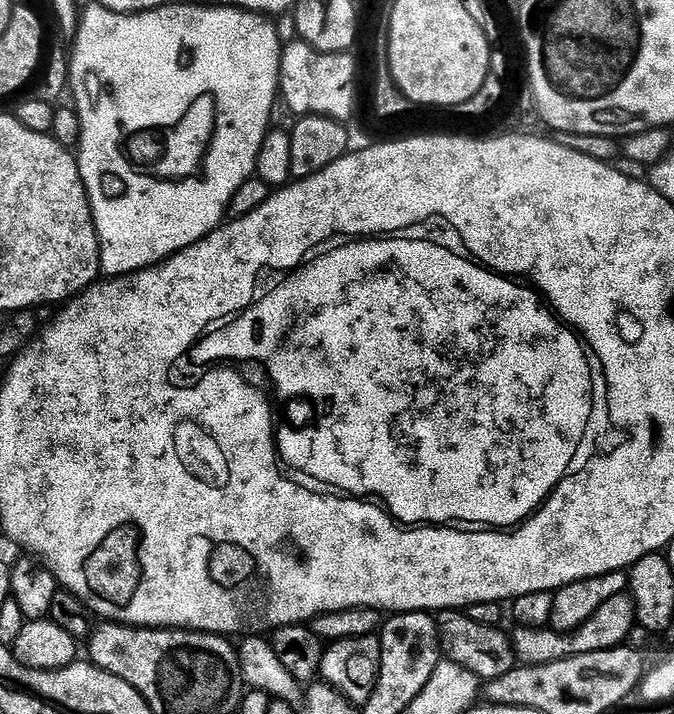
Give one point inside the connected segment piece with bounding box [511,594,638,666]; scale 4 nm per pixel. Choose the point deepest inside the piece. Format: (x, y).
(616, 619)

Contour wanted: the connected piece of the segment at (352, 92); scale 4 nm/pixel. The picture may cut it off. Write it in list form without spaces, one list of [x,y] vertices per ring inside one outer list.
[[[293,39],[293,44],[285,43],[280,54],[280,91],[279,95],[288,103],[288,108],[302,116],[329,116],[332,120],[348,122],[353,119],[356,106],[356,64],[348,52],[319,52],[304,43],[303,40]]]

